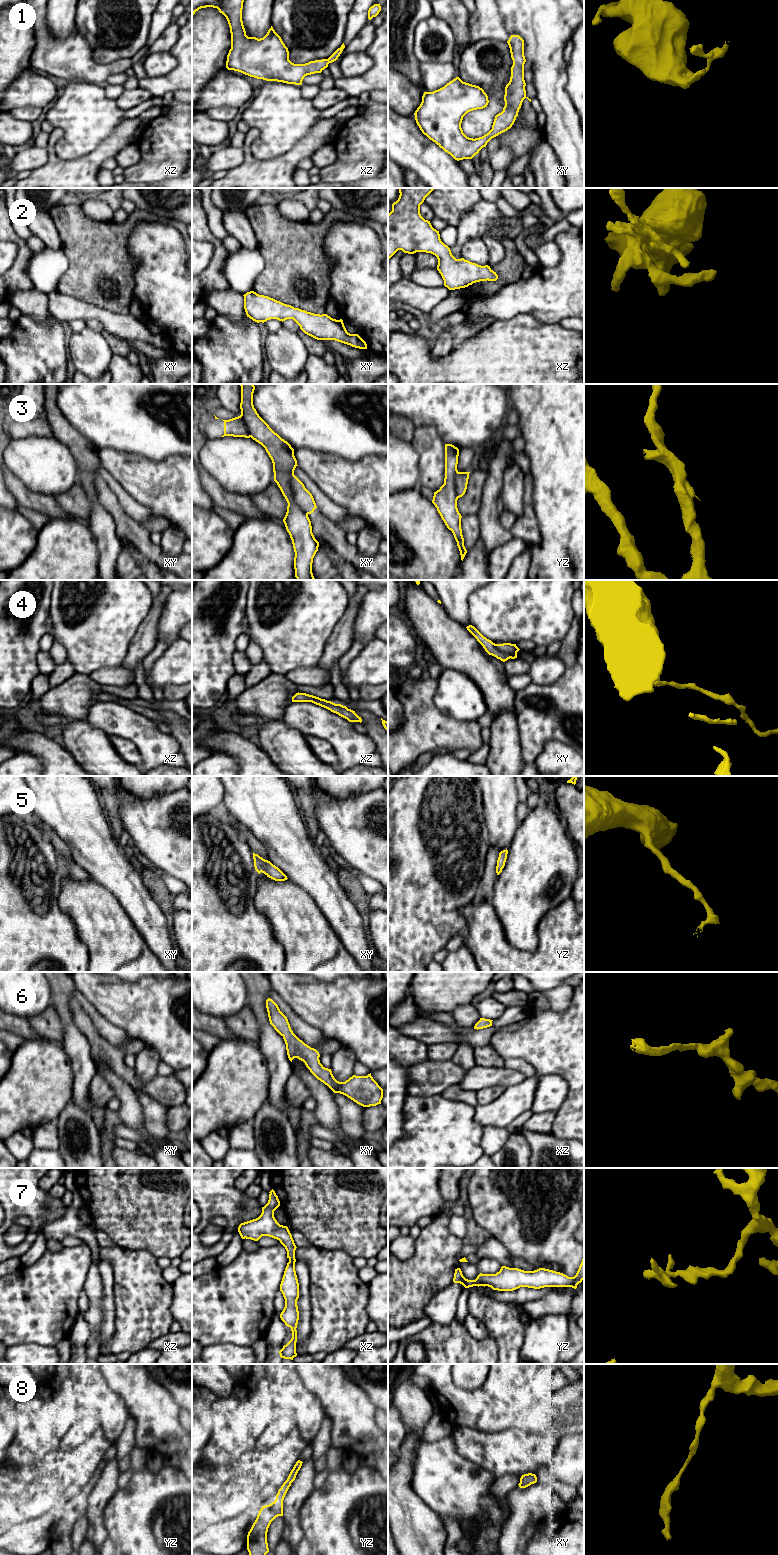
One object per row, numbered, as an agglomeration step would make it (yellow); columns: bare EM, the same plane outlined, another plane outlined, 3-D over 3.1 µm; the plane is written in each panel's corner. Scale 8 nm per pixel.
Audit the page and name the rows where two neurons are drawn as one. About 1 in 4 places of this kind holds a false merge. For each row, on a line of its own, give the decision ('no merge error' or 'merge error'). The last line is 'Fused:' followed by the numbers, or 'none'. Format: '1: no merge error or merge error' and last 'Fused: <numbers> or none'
1: merge error
2: no merge error
3: merge error
4: no merge error
5: no merge error
6: no merge error
7: no merge error
8: no merge error
Fused: 1, 3

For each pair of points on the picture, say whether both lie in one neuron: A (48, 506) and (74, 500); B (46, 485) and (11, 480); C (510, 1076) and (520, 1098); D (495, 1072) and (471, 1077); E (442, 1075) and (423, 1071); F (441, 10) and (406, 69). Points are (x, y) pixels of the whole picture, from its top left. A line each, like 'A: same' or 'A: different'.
A: different
B: different
C: different
D: same
E: same
F: different

